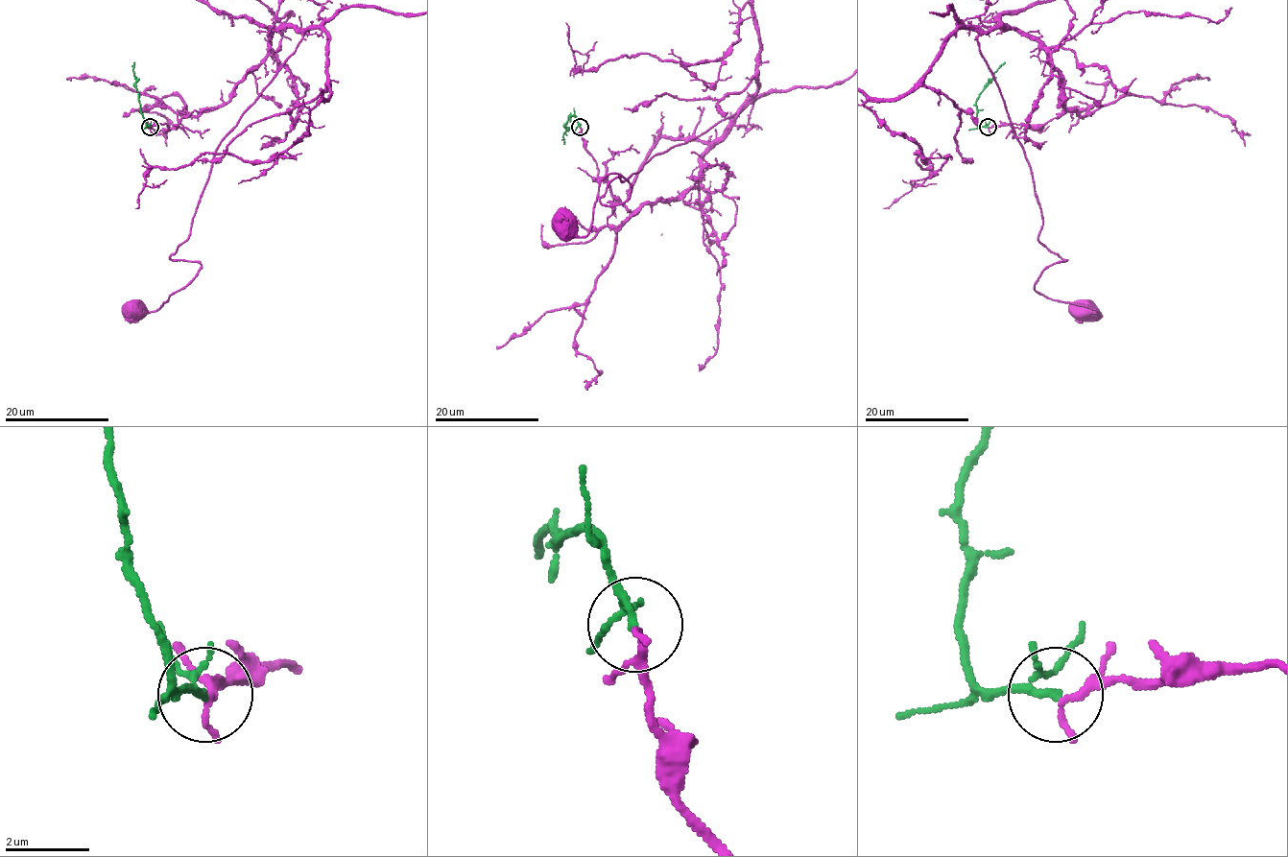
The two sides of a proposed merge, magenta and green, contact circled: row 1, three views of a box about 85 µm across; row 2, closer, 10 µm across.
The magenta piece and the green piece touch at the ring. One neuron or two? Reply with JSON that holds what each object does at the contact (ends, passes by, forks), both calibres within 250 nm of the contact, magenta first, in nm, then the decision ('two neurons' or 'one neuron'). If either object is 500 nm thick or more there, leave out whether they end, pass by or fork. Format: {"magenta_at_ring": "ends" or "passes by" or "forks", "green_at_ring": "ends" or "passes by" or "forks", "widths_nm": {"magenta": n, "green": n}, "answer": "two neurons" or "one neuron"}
{"magenta_at_ring": "passes by", "green_at_ring": "forks", "widths_nm": {"magenta": 160, "green": 110}, "answer": "one neuron"}

